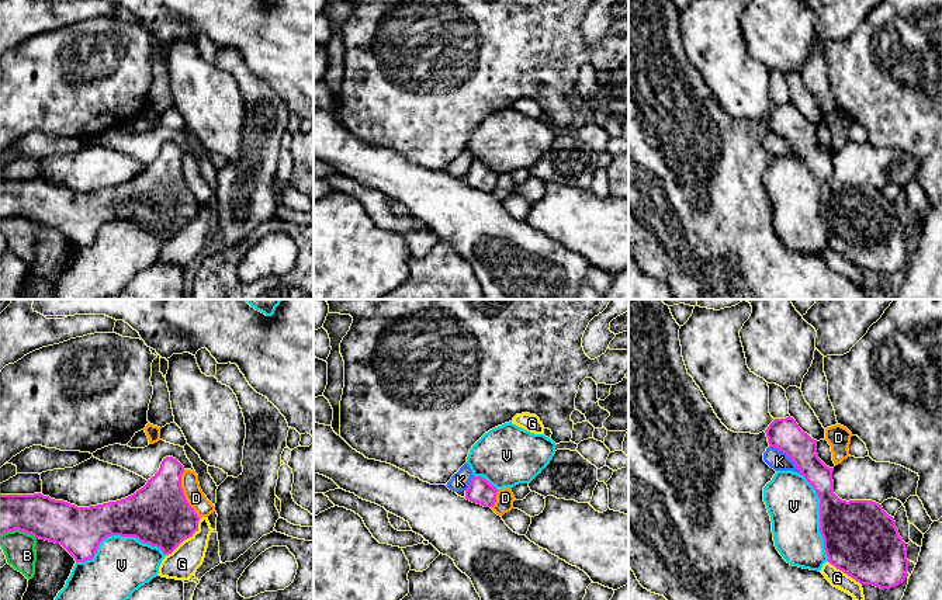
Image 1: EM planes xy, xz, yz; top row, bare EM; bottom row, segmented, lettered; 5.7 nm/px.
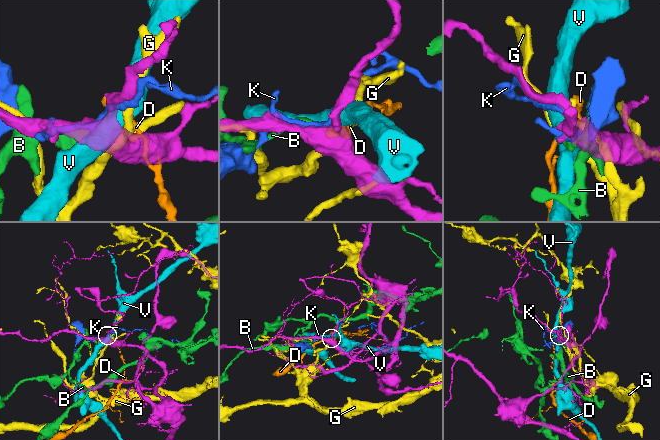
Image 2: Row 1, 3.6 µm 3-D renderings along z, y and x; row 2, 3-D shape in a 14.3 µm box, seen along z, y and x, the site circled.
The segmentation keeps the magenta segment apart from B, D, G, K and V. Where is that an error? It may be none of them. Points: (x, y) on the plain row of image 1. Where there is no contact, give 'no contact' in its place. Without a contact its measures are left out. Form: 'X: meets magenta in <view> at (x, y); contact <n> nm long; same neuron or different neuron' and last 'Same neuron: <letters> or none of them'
B: meets magenta in xy at (18, 214); contact 200 nm long; different neuron
D: meets magenta in xy at (183, 179); contact 300 nm long; different neuron
G: meets magenta in xy at (186, 224); contact 300 nm long; different neuron
K: meets magenta in yz at (786, 139); contact 240 nm long; different neuron
V: meets magenta in xy at (117, 219); contact 500 nm long; different neuron
Same neuron: none of them

